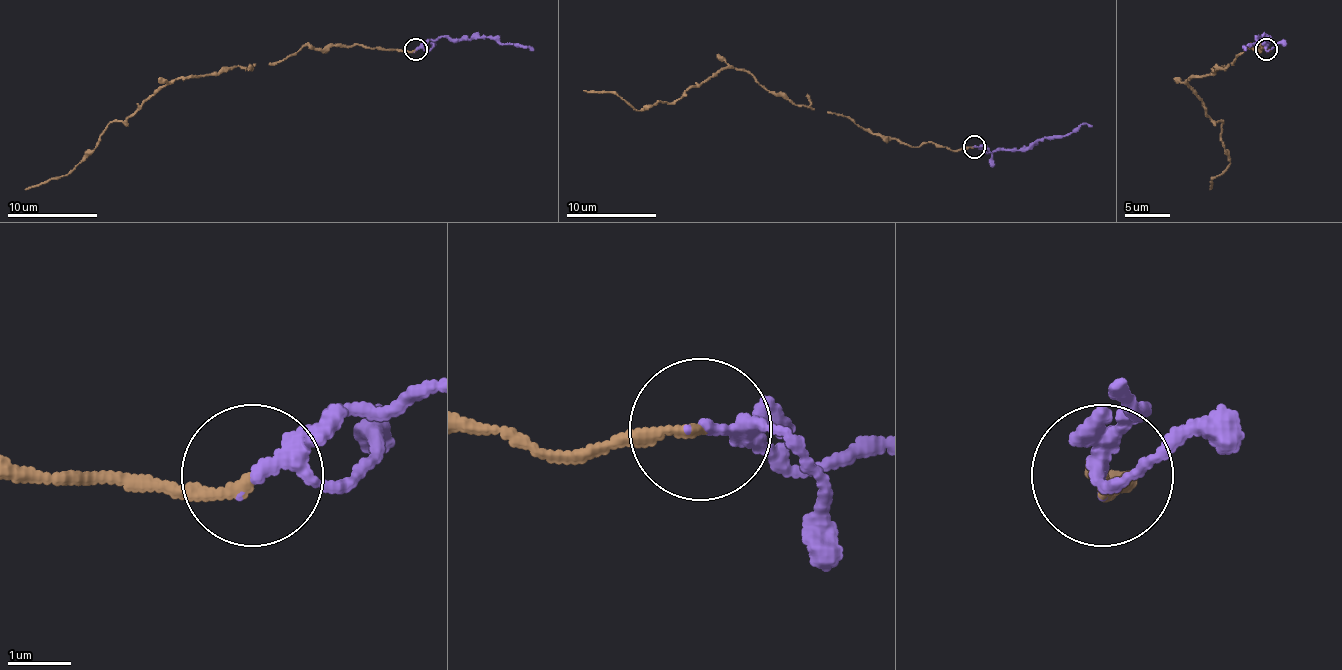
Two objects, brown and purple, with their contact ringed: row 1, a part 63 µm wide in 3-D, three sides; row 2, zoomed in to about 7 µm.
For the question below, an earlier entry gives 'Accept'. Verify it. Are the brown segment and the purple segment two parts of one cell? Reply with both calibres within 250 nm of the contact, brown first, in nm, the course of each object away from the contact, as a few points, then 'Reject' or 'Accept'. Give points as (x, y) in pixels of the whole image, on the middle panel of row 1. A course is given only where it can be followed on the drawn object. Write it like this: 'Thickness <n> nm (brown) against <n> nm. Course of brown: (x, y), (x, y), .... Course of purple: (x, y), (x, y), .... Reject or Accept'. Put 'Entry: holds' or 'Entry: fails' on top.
Entry: holds
Thickness 170 nm (brown) against 200 nm. Course of brown: (975, 147), (911, 147), (792, 104), (729, 68), (638, 111), (613, 93), (584, 91). Course of purple: (975, 147), (988, 152), (1029, 149), (1045, 138), (1067, 136), (1083, 125), (1092, 127). Accept

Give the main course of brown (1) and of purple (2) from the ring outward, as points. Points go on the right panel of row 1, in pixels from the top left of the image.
1: (1267, 48), (1251, 46), (1215, 73), (1188, 80), (1206, 112), (1222, 121), (1231, 161), (1210, 188)
2: (1267, 48), (1271, 39), (1258, 37), (1255, 44), (1244, 46), (1246, 51)

